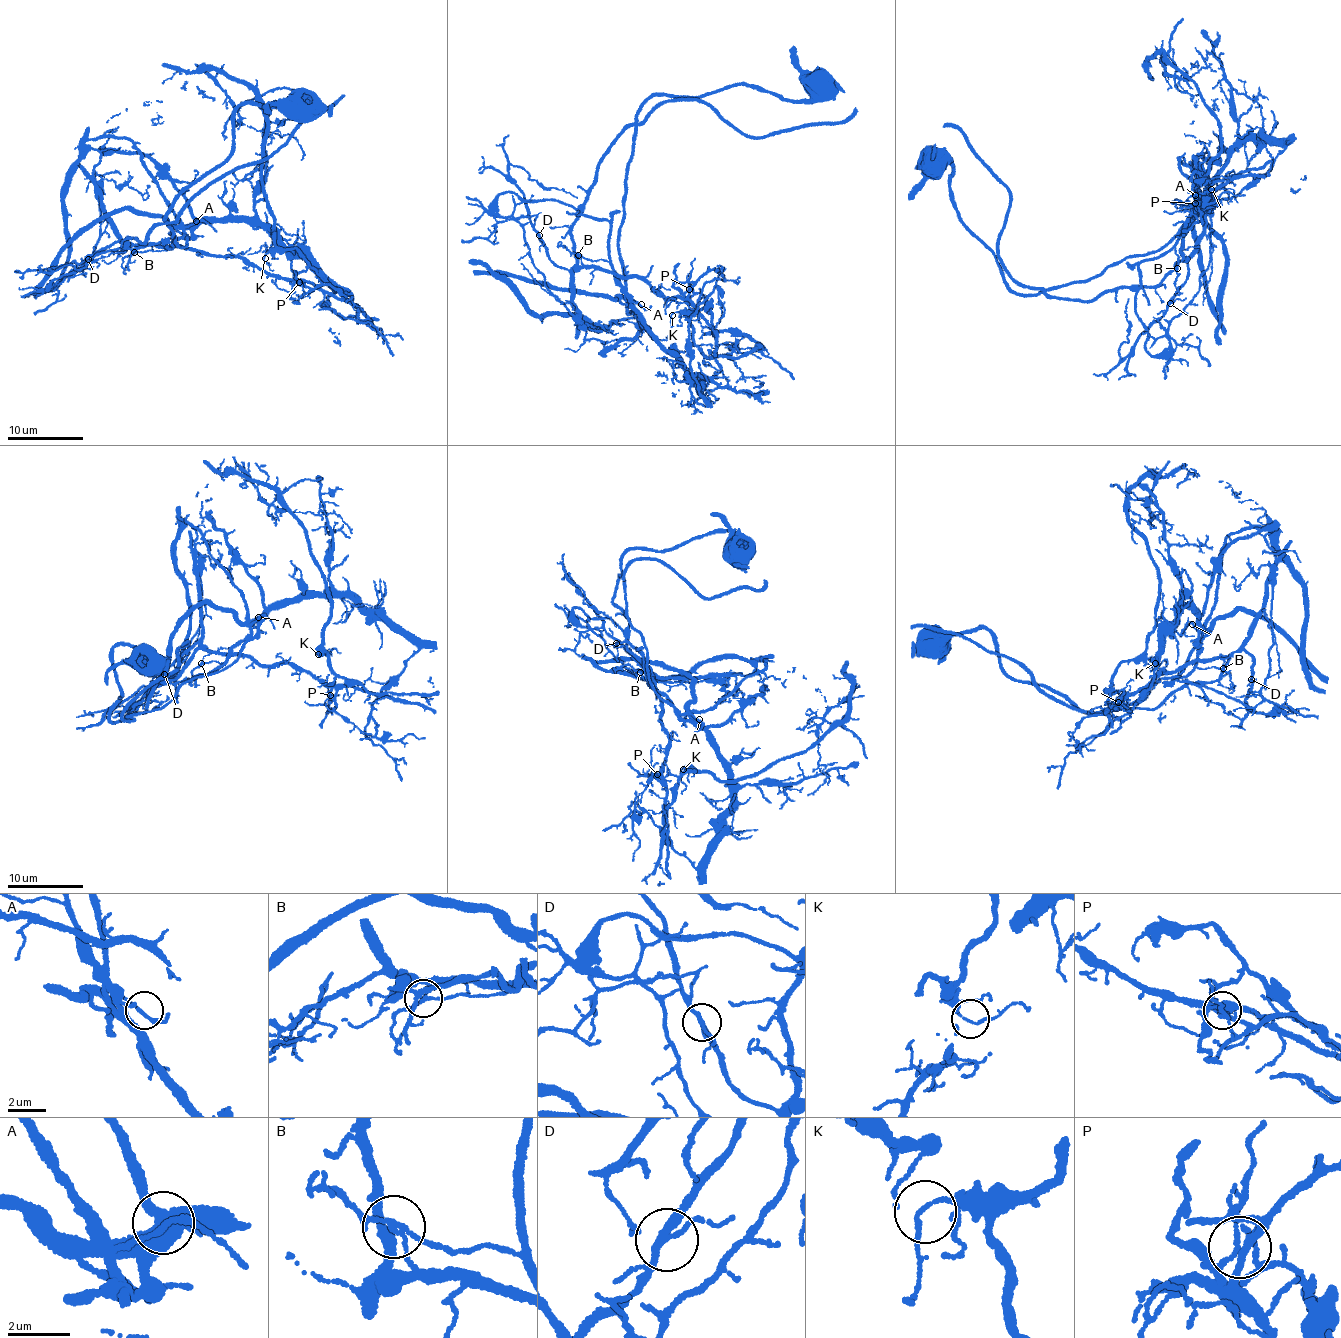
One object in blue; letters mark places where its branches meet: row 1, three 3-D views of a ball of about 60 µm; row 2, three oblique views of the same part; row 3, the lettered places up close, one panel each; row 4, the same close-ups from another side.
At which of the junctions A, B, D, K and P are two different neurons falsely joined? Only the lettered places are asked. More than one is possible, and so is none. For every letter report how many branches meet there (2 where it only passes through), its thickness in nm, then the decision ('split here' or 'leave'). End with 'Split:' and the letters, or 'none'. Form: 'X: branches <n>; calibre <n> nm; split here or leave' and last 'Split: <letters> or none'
A: branches 2; calibre 180 nm; leave
B: branches 3; calibre 140 nm; split here
D: branches 4; calibre 200 nm; leave
K: branches 2; calibre 100 nm; leave
P: branches 2; calibre 110 nm; split here
Split: B, P

